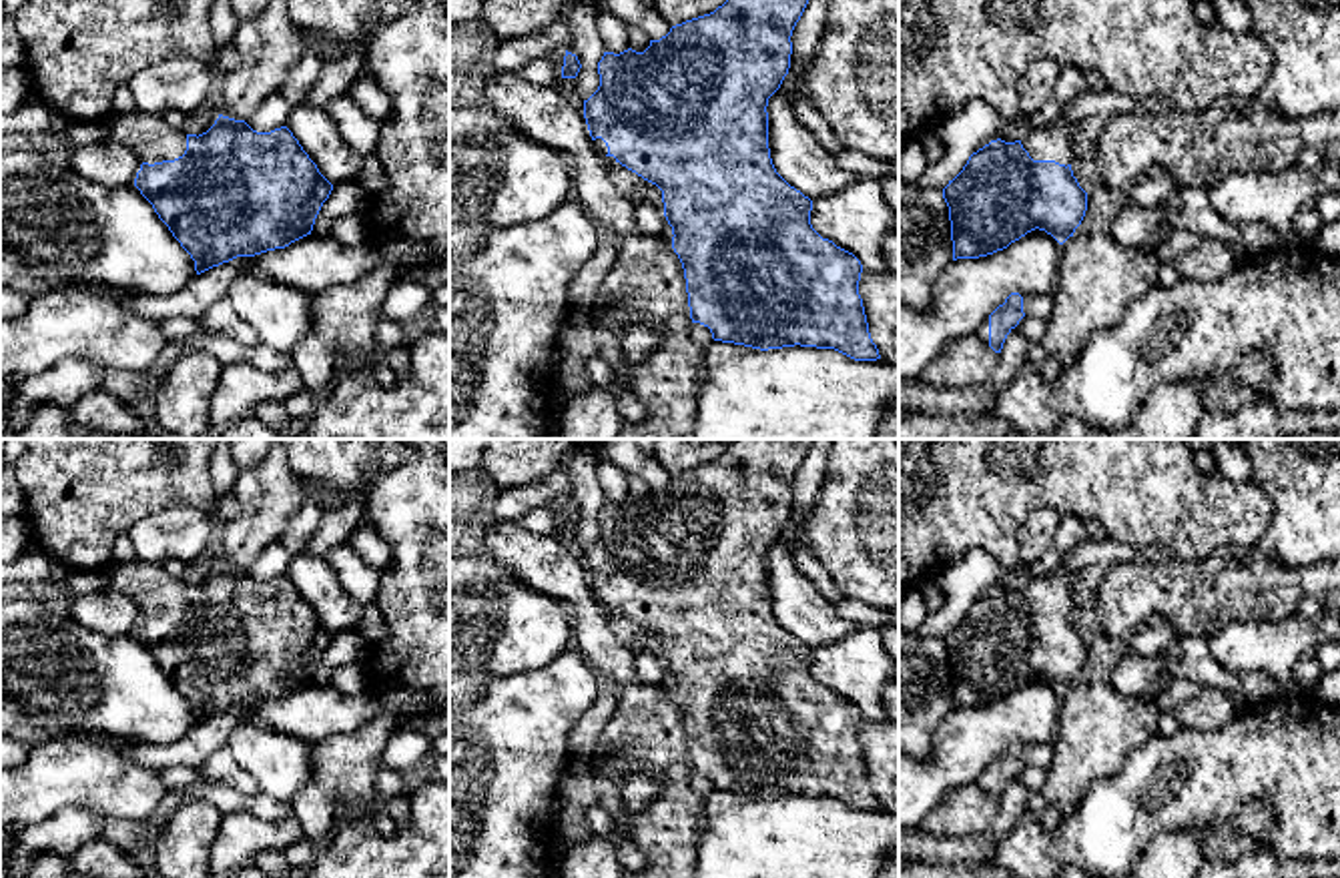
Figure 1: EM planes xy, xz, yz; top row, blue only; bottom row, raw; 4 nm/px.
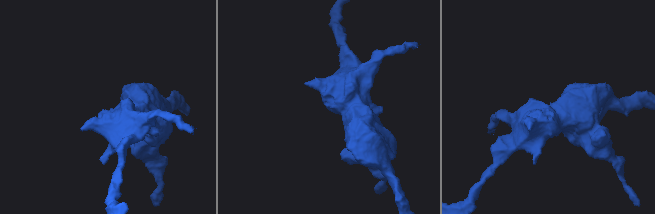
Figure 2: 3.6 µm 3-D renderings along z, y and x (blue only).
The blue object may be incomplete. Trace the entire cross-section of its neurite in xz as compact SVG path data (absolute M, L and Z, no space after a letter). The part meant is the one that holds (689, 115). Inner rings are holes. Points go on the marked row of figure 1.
M726 0L710 14L672 26L660 40L650 40L644 52L604 52L598 62L600 86L584 100L584 118L594 152L662 190L692 323L708 327L714 341L760 351L800 345L834 349L855 361L877 361L881 355L859 295L861 261L812 229L812 200L776 172L768 148L768 98L788 74L790 36L806 4L808 0Z

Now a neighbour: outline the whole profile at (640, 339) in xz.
M630 321L622 335L622 359L626 365L640 365L662 343L664 331L654 321Z

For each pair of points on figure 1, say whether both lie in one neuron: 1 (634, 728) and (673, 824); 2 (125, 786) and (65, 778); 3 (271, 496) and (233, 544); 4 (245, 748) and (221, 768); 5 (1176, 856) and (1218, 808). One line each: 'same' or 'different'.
1: same
2: same
3: same
4: different
5: different

